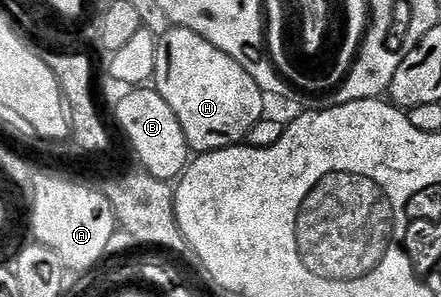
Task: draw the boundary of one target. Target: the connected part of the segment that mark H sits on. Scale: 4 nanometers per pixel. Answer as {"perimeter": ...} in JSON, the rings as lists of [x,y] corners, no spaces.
{"perimeter":[[[169,27],[159,39],[154,88],[162,95],[162,99],[166,99],[166,103],[170,103],[170,111],[178,115],[178,123],[182,123],[189,150],[199,155],[241,144],[247,138],[250,127],[254,127],[254,123],[264,120],[266,116],[266,94],[258,87],[258,83],[250,79],[248,72],[234,58],[190,29]]]}

